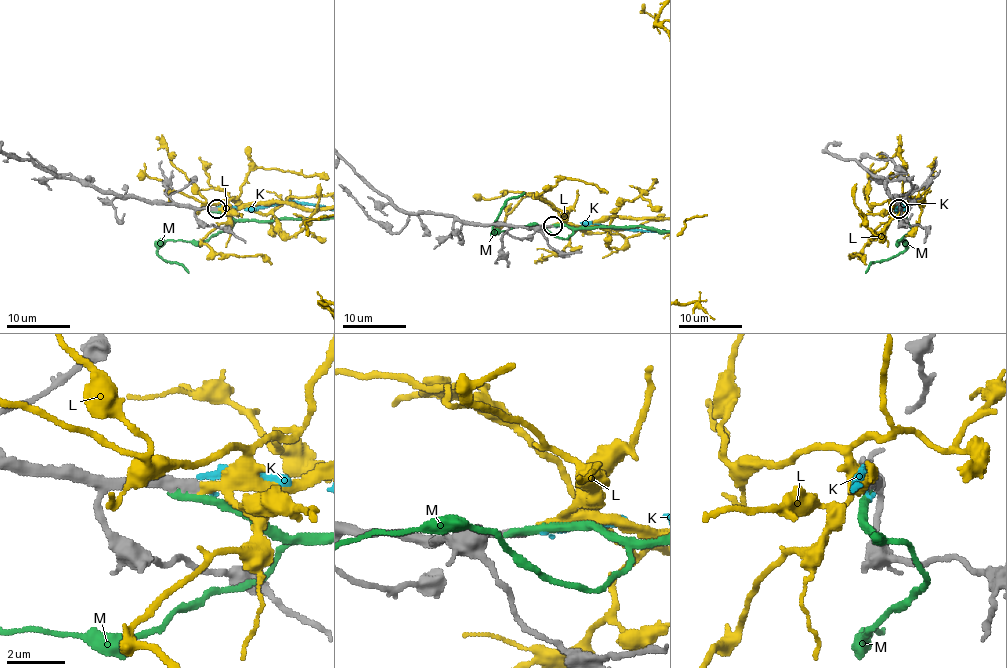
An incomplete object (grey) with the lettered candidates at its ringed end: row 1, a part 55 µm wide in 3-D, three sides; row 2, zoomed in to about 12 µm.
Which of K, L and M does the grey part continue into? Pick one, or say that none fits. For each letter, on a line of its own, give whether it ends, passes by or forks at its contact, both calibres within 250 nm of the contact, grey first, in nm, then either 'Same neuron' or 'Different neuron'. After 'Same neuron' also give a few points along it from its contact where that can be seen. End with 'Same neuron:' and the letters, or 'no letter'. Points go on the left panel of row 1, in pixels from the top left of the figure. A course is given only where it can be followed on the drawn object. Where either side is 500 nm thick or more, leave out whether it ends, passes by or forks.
K: It passes by. Thickness 320 nm (grey) against 140 nm. Different neuron
L: It ends there. Thickness 320 nm (grey) against 320 nm. Same neuron
M: It ends there. Thickness 400 nm (grey) against 320 nm. Different neuron
Same neuron: L

